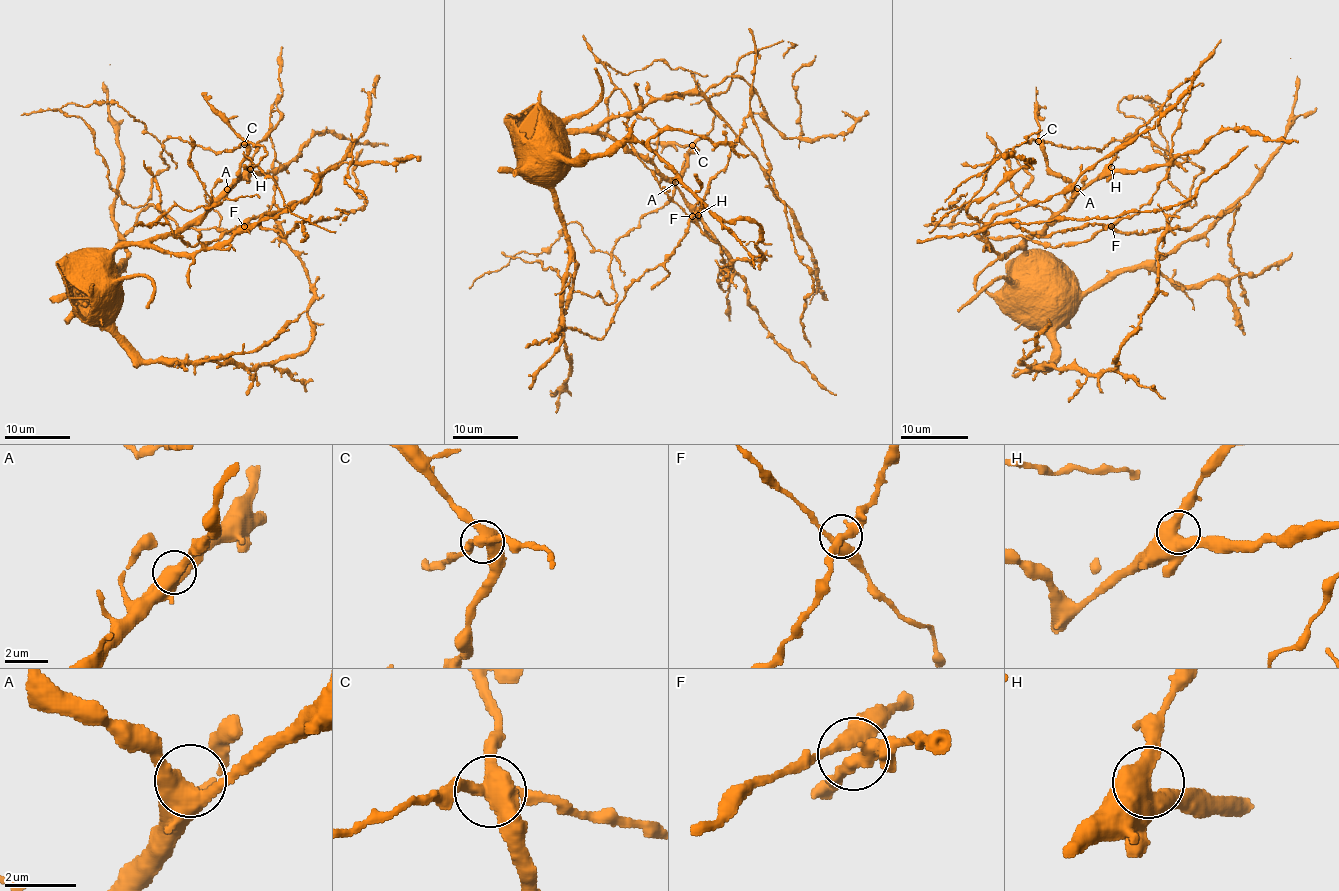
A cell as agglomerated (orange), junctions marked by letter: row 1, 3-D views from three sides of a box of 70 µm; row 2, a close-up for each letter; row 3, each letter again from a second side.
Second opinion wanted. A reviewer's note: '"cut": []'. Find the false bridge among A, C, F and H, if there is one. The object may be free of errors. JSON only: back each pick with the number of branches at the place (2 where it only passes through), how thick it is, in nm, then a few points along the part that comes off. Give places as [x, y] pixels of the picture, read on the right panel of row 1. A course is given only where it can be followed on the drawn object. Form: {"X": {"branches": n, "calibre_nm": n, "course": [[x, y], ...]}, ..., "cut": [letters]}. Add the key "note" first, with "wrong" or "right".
{"note": "wrong", "C": {"branches": 4, "calibre_nm": 480}, "cut": ["C"]}

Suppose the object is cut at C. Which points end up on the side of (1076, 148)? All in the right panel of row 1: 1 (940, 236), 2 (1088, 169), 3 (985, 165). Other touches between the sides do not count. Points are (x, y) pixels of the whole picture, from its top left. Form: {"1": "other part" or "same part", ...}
{"1": "other part", "2": "other part", "3": "same part"}

